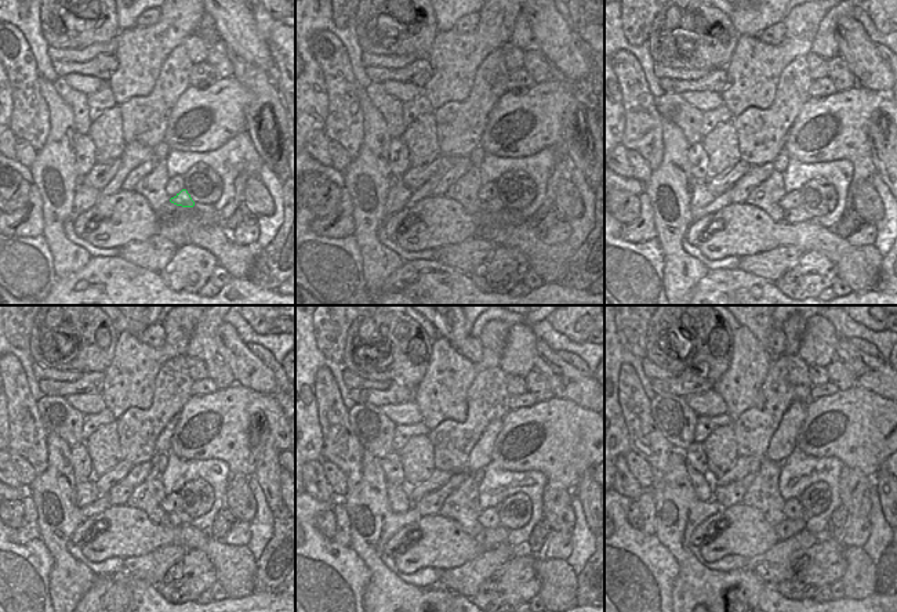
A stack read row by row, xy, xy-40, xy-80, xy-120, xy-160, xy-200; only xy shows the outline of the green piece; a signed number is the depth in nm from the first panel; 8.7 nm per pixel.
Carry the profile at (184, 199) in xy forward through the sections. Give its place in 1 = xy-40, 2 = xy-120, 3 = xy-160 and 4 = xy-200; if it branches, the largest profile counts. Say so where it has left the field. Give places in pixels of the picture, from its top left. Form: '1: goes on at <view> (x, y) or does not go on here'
1: goes on at xy-40 (496, 203)
2: goes on at xy-120 (182, 521)
3: goes on at xy-160 (490, 518)
4: goes on at xy-200 (796, 514)

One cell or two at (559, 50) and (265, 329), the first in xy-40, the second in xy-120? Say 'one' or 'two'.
two

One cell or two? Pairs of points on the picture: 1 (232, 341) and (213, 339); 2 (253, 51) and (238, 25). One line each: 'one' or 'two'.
1: two
2: one

